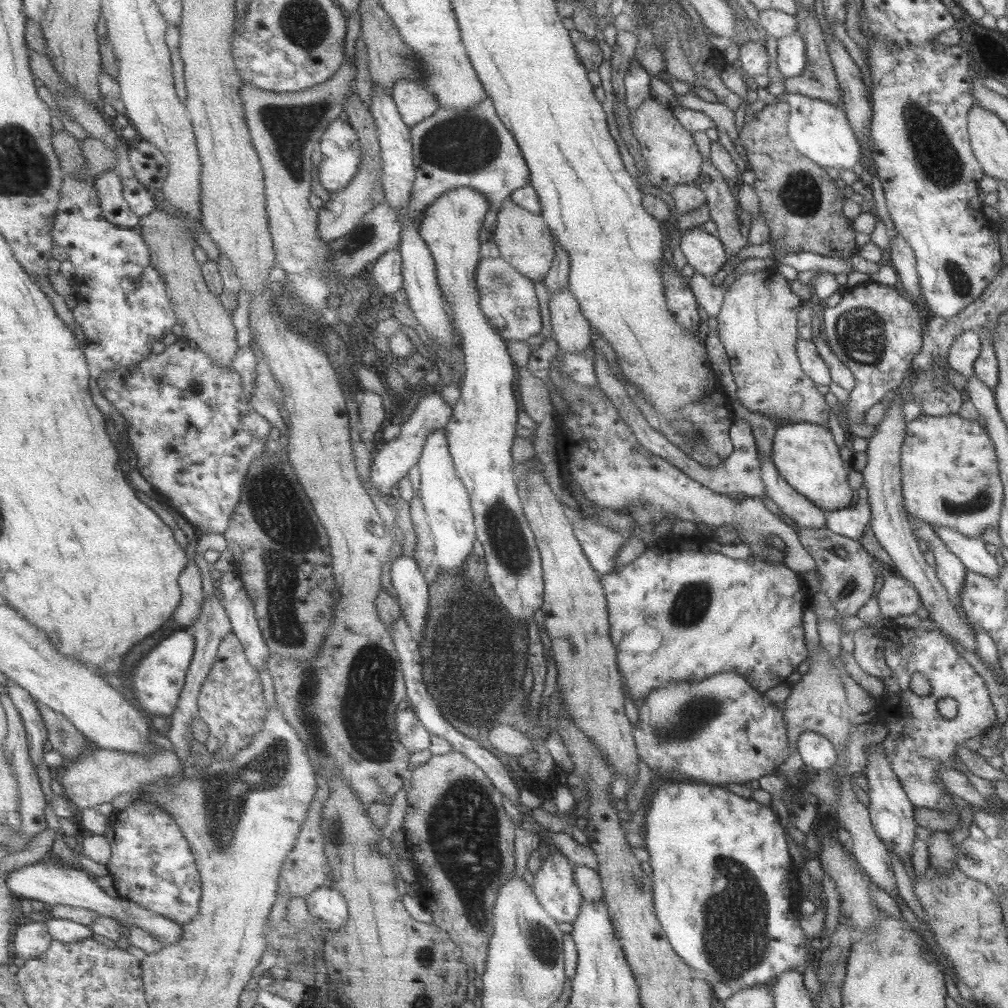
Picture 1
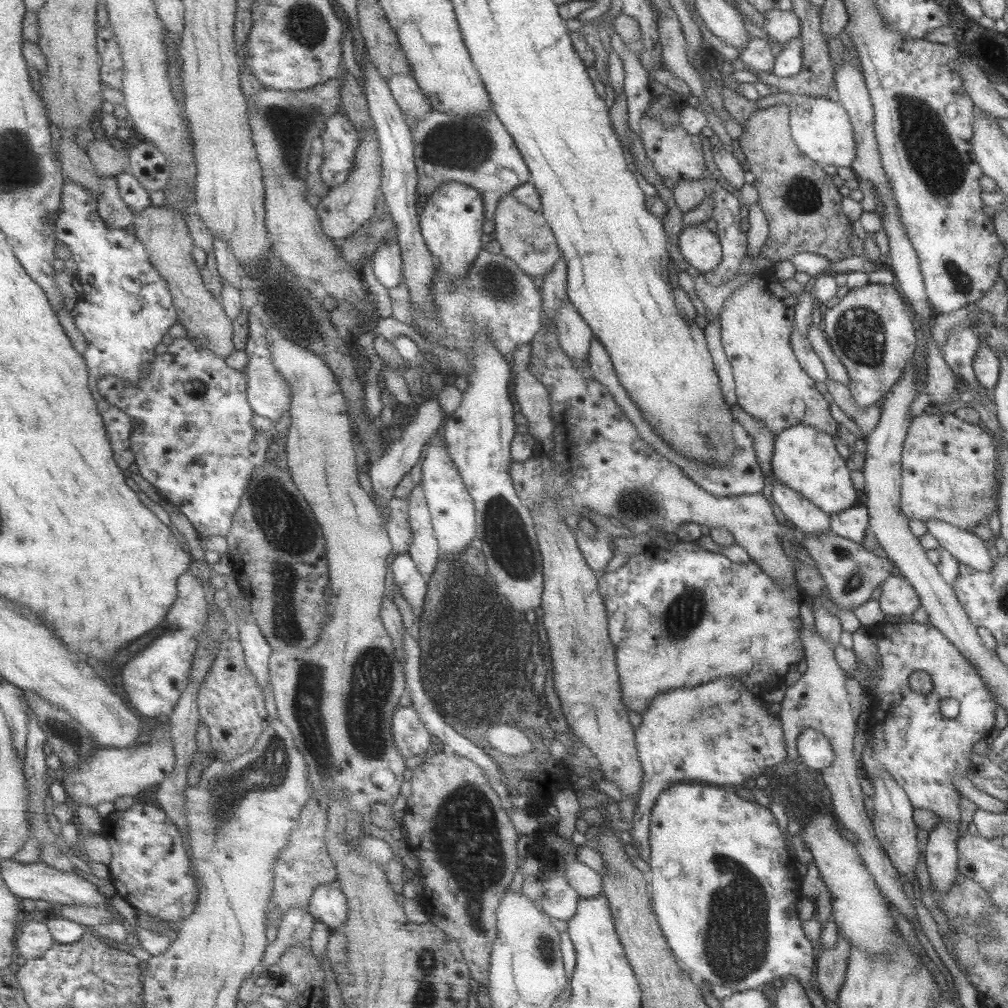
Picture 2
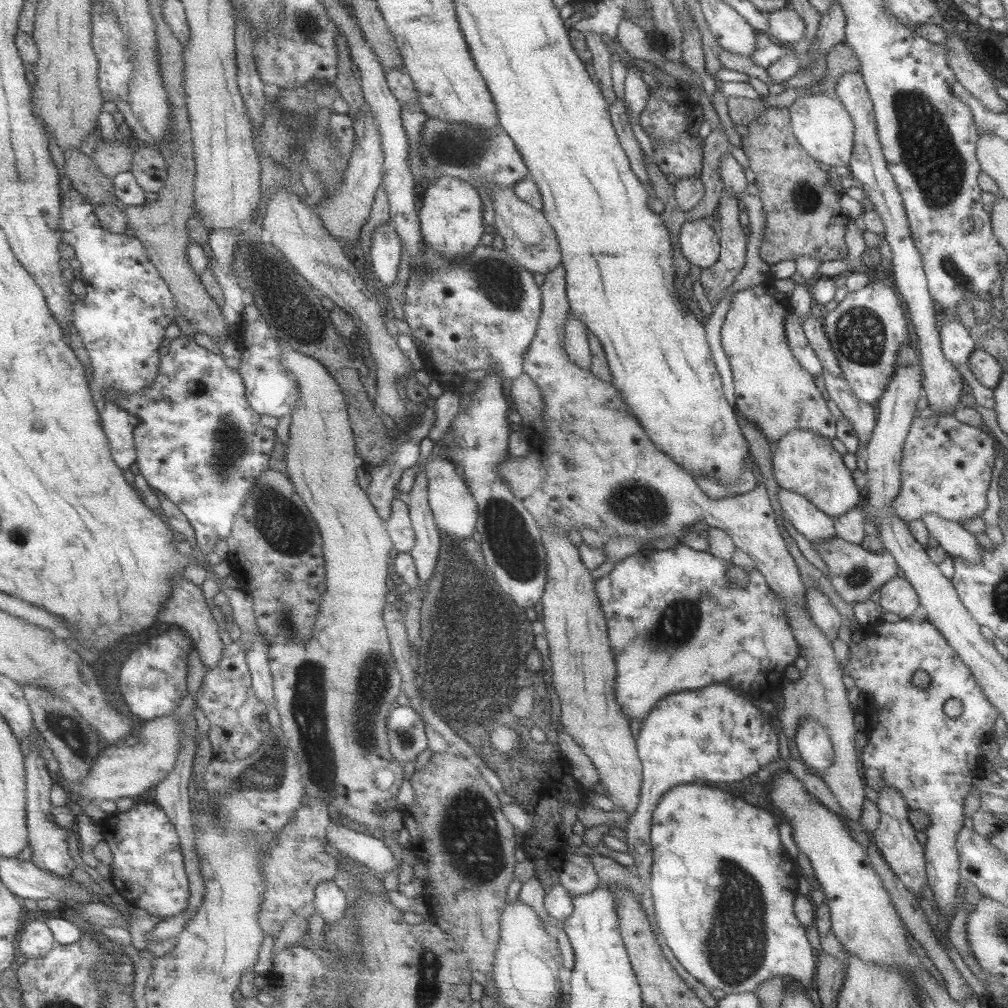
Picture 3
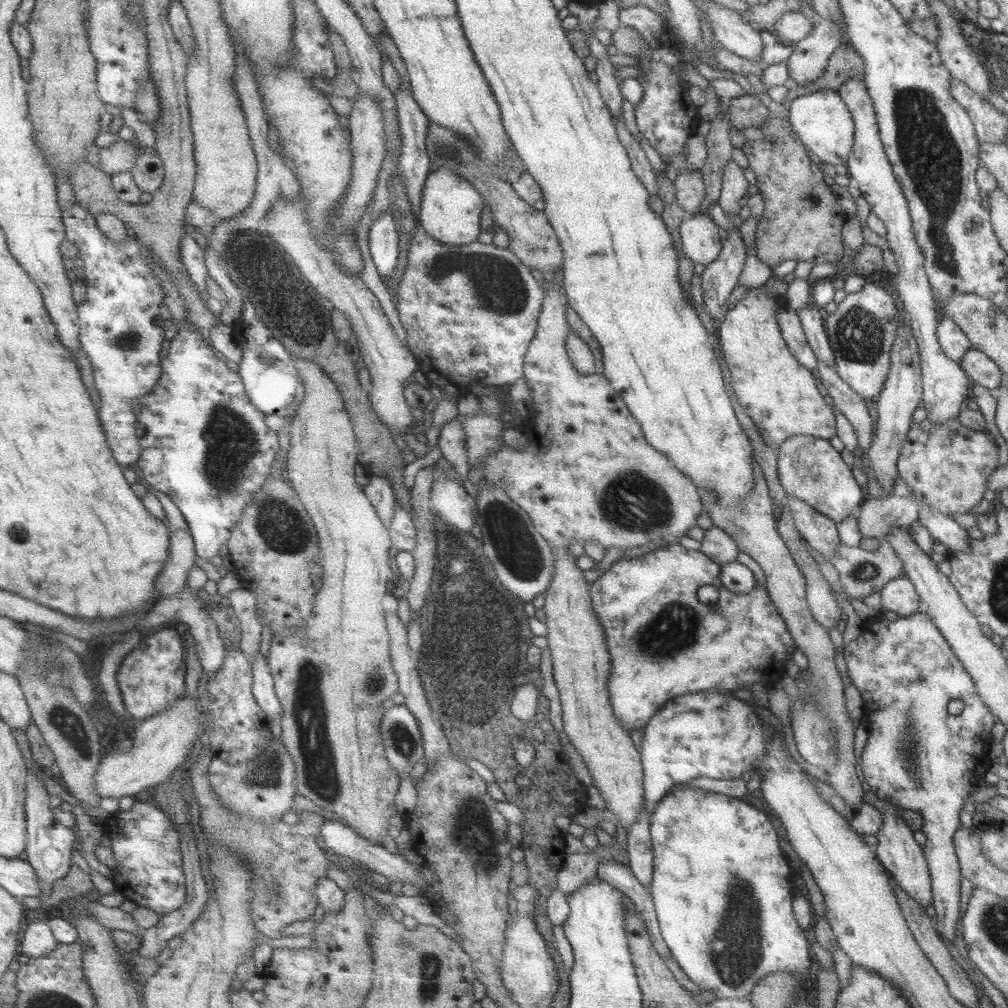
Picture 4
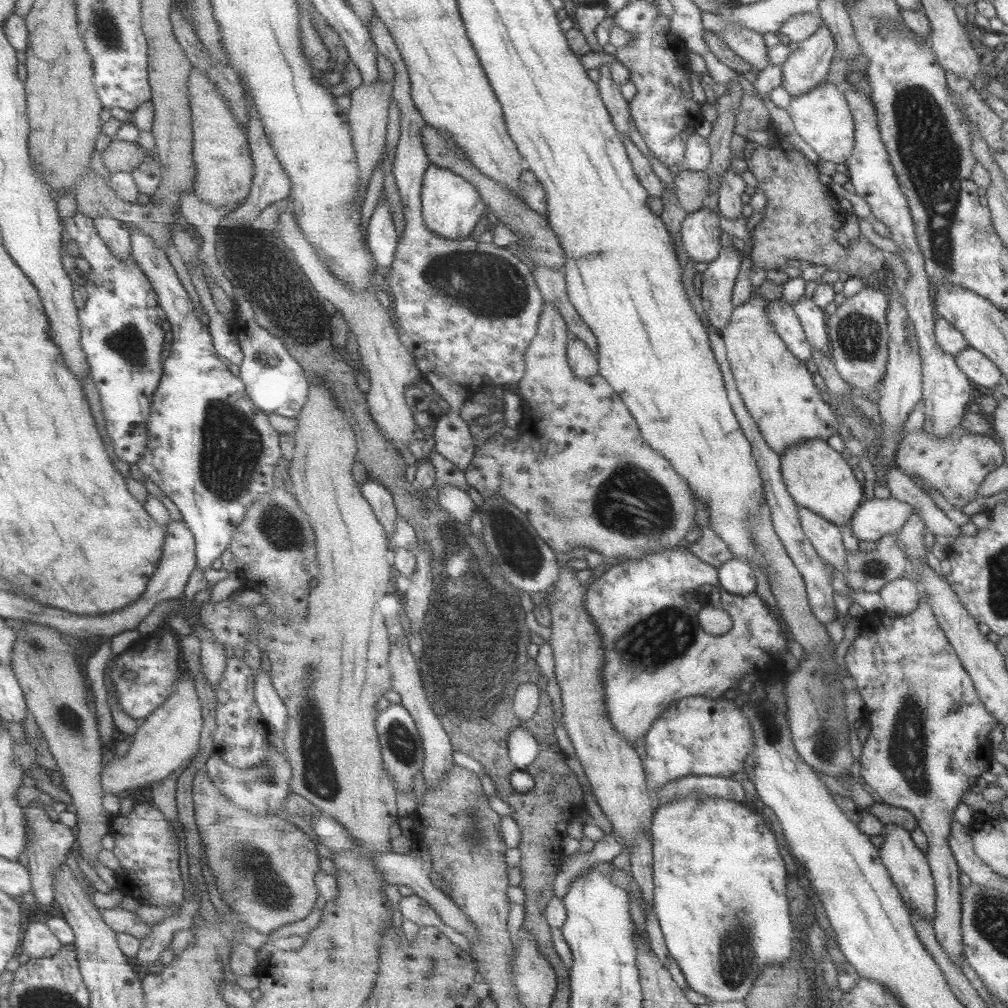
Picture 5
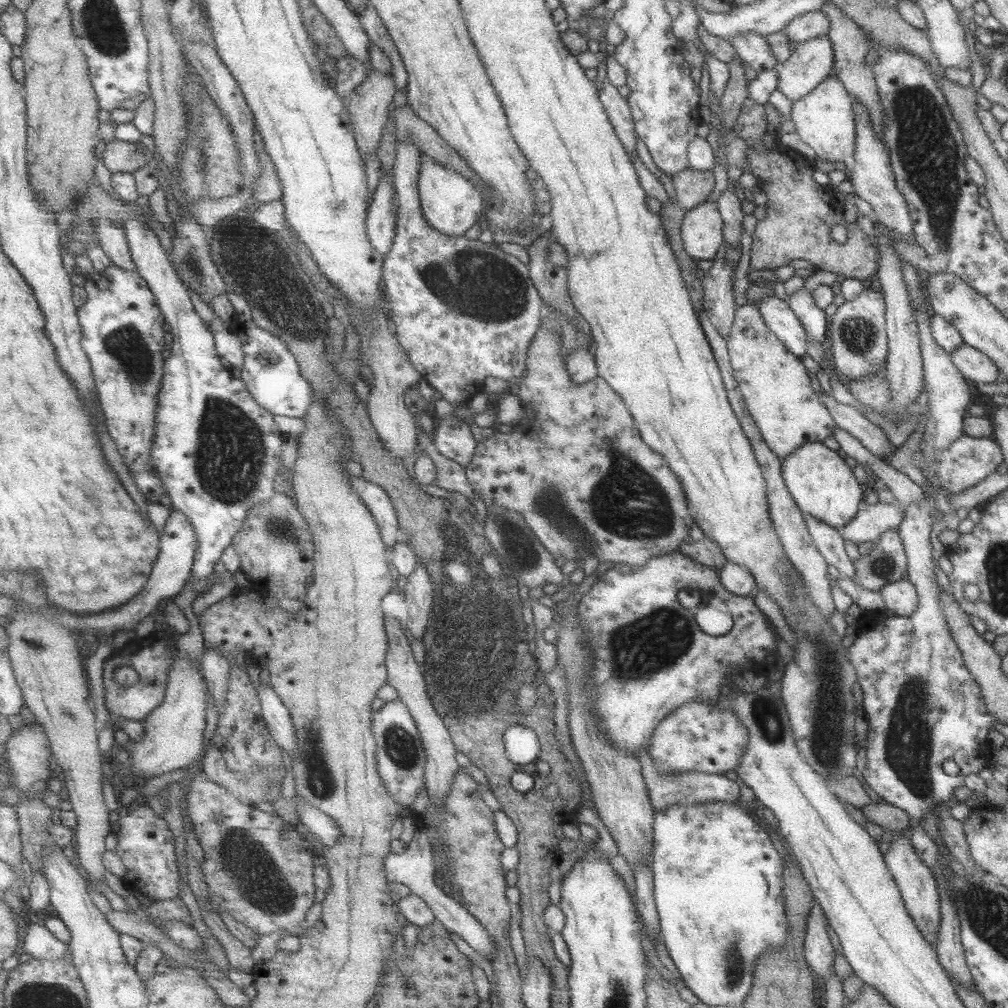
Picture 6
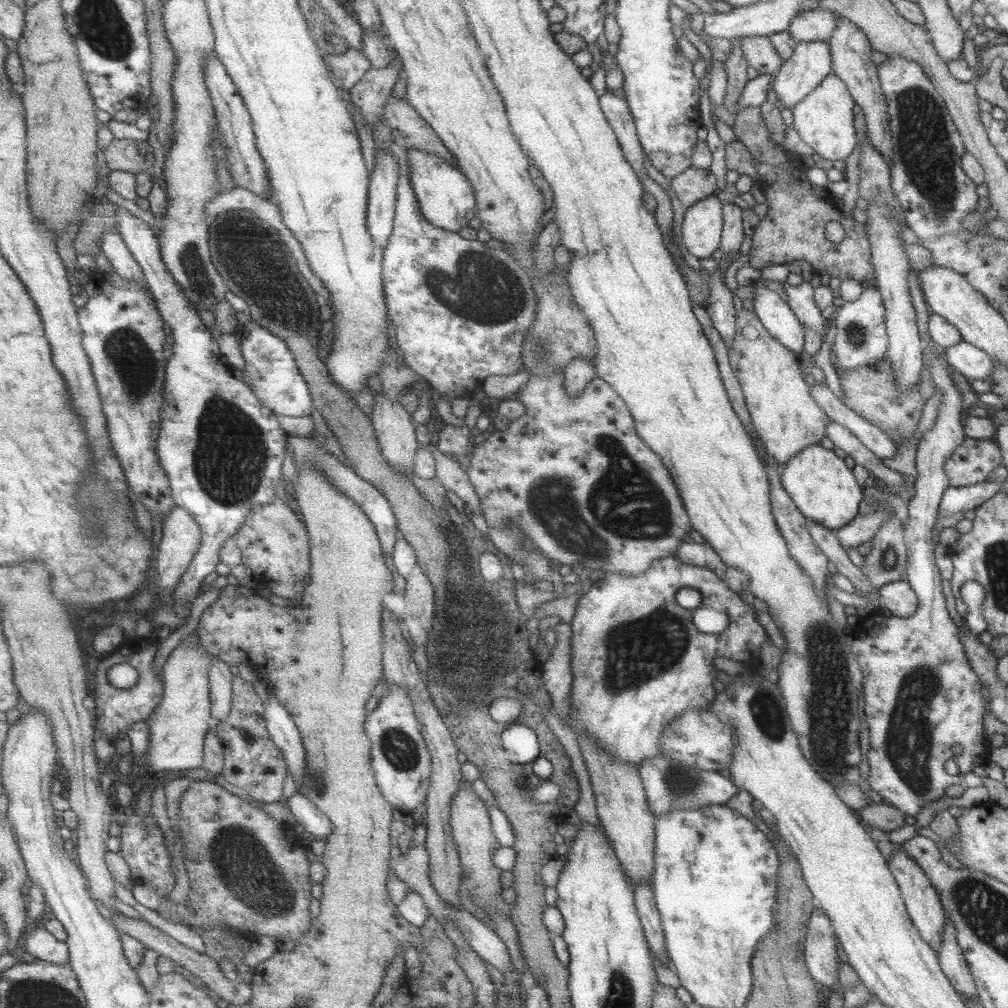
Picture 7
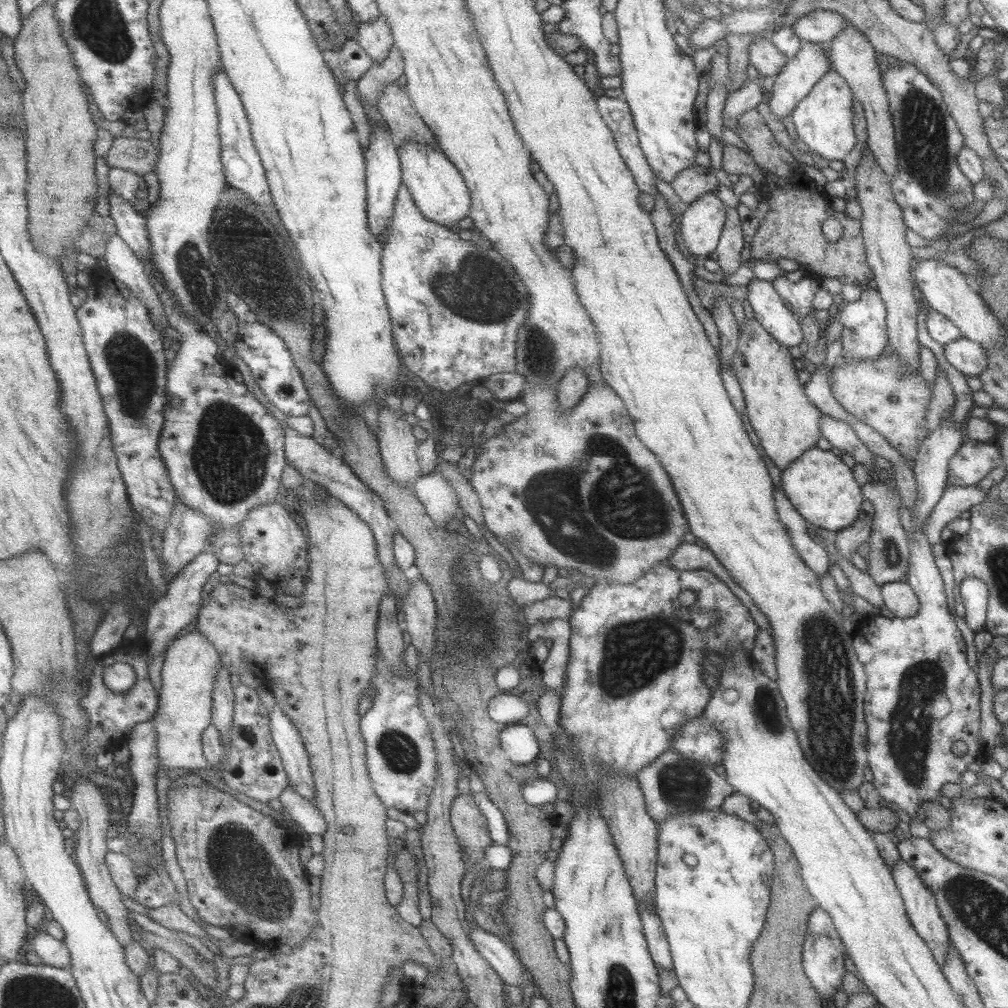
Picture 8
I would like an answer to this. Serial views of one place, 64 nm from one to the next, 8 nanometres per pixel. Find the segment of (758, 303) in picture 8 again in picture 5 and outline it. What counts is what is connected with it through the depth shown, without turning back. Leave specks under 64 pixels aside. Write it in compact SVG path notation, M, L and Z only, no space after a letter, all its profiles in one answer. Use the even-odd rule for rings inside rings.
M781 298L771 300L766 304L766 315L787 350L804 363L808 361L812 346L806 341L802 326L791 304Z

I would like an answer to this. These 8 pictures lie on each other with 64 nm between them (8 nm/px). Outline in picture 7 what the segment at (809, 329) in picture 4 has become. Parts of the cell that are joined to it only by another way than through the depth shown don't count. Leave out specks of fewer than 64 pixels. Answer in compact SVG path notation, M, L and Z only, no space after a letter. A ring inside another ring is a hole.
M806 277L797 286L791 286L785 281L780 284L787 295L786 305L793 311L796 319L801 321L803 326L814 330L814 333L823 336L828 321L821 317L821 310L815 304L814 288L809 279Z

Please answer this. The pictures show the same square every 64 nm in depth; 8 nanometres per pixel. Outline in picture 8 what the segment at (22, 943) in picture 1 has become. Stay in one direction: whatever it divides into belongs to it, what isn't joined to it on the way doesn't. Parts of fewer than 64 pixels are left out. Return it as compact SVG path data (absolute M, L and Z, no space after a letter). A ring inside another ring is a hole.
M39 931L30 944L32 952L37 954L44 964L54 968L72 969L72 954L63 940L58 940L46 931Z

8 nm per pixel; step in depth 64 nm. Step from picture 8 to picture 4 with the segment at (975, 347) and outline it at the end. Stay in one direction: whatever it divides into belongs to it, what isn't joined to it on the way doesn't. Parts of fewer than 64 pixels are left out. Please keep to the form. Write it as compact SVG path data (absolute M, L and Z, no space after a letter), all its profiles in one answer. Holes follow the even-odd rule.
M969 349L958 362L969 380L983 386L985 389L996 391L1004 382L1004 377L999 367L977 349Z

